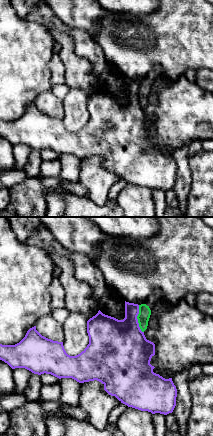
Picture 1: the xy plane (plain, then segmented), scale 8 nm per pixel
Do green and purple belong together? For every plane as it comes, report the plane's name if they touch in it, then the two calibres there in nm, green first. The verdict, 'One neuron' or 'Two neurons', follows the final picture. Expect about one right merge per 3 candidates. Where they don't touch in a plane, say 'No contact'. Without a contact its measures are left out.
Touches green in xy. Thickness 100 nm (green) against 400 nm

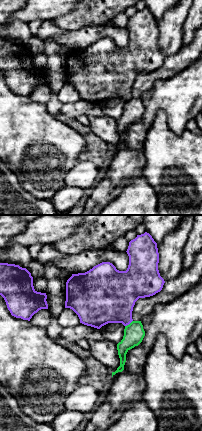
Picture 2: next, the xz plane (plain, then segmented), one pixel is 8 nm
Touches green in xz. Thickness 160 nm (green) against 380 nm

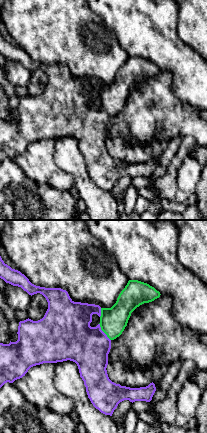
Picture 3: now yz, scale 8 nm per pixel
Touches green in yz. Thickness 220 nm (green) against 340 nm

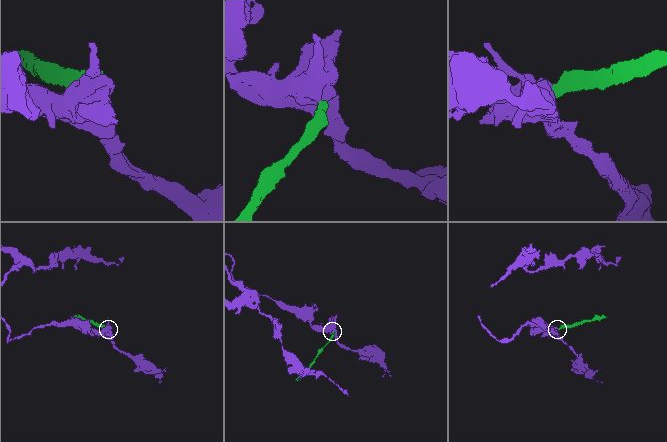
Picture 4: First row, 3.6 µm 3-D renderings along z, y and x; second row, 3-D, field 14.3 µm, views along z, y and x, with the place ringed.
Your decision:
Two neurons

